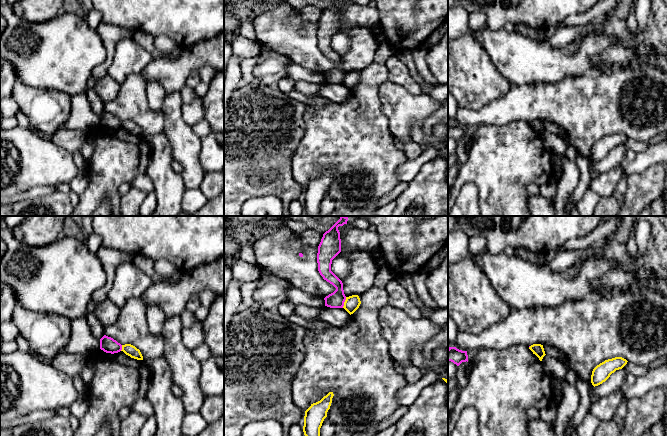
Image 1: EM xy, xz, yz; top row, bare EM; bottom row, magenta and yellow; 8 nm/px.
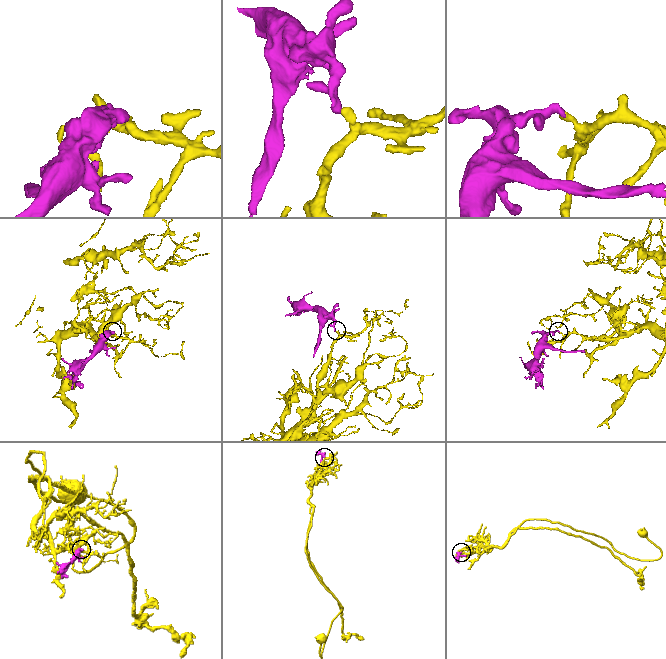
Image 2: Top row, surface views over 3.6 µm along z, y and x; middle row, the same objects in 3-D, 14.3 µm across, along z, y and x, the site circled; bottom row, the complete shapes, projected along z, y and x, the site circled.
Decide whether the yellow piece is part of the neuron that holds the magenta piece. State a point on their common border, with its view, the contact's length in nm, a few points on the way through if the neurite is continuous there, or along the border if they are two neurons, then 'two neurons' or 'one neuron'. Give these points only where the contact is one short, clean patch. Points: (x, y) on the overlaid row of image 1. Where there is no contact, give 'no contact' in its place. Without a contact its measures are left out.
contact xz (344, 301); length 90 nm; border xz (346, 297), (342, 307); two neurons

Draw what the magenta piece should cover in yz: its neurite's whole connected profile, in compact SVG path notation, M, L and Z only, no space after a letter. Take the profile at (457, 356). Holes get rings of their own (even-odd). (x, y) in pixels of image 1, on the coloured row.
M449 347L448 361L453 362L457 366L459 366L462 362L468 362L467 351L459 350L456 347Z

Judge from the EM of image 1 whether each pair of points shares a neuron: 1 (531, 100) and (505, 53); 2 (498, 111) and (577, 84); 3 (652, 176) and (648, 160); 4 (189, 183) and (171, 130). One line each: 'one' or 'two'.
1: two
2: one
3: two
4: one

